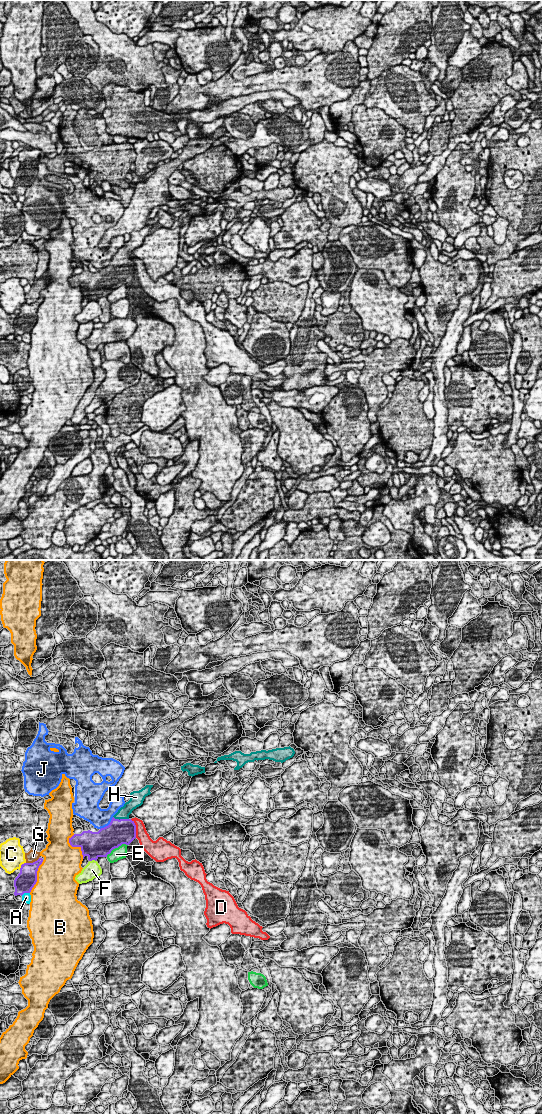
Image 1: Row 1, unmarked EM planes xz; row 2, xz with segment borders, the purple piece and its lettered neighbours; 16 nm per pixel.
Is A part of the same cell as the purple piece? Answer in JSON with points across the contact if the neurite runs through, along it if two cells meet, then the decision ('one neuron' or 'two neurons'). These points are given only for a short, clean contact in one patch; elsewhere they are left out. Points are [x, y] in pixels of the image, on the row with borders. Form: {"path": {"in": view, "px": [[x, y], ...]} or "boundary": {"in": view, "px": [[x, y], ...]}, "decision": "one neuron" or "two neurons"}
{"decision": "two neurons"}

